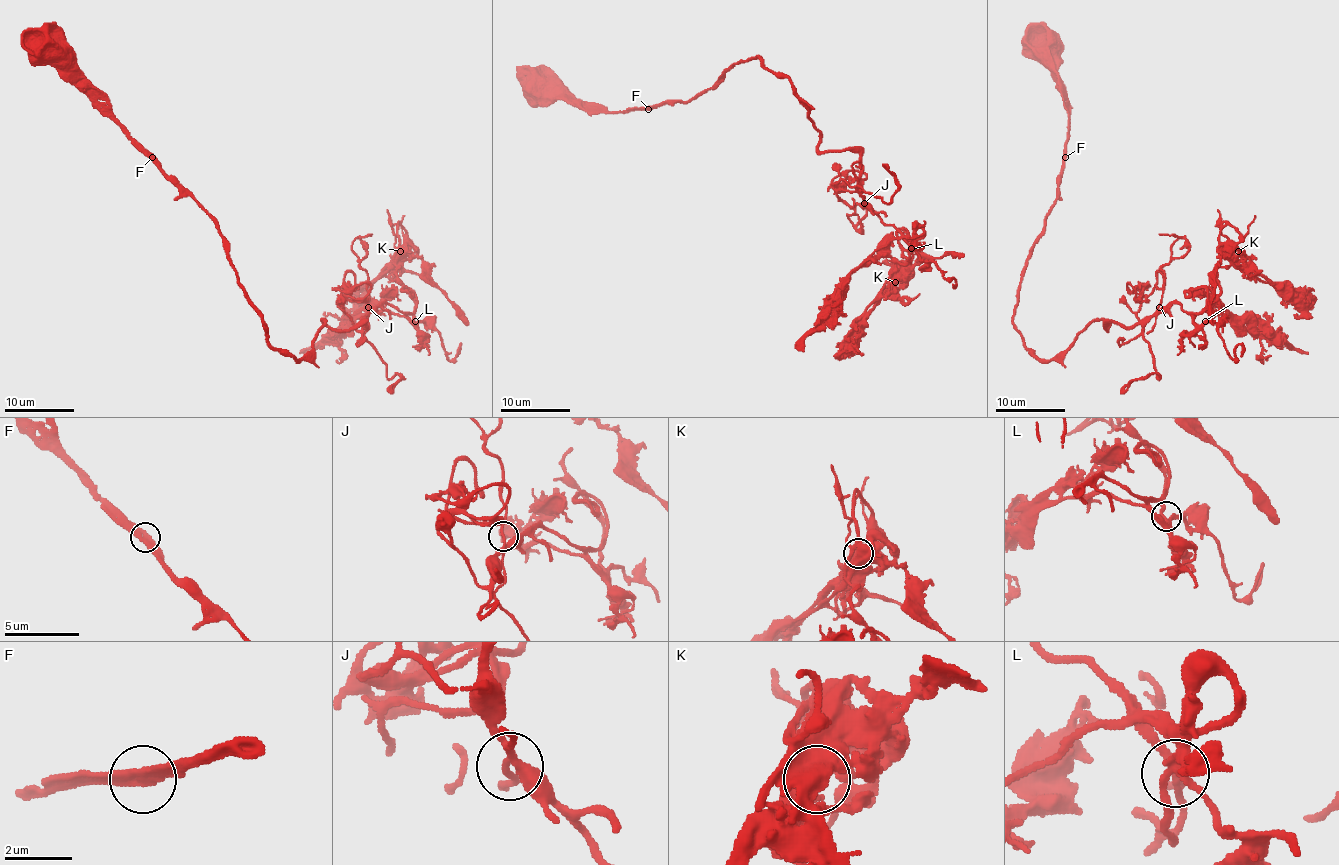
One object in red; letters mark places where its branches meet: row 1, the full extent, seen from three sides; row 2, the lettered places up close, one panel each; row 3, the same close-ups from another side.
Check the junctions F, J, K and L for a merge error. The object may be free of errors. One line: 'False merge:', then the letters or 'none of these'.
False merge: none of these

